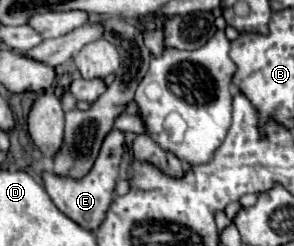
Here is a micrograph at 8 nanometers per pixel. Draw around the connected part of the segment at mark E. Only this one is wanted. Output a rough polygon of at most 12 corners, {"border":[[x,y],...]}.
{"border":[[112,130],[84,178],[42,172],[56,208],[96,230],[112,202],[124,132]]}

